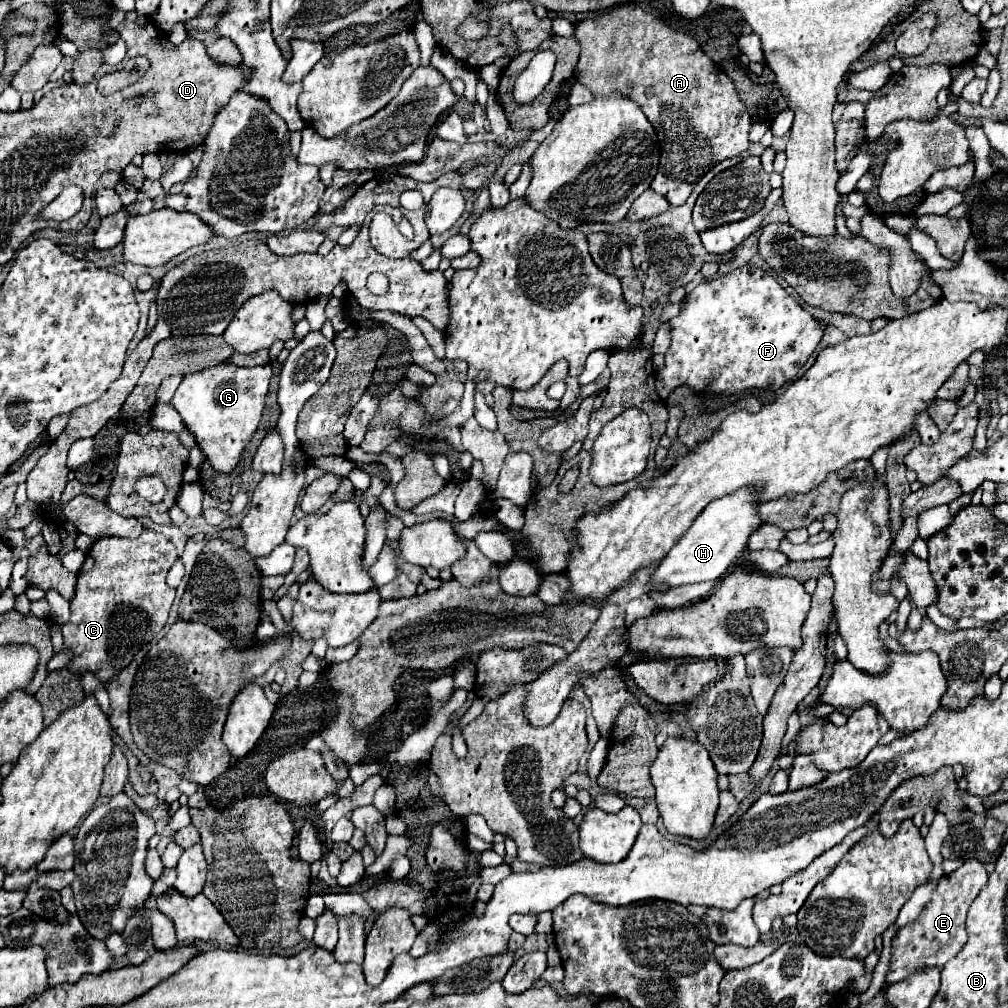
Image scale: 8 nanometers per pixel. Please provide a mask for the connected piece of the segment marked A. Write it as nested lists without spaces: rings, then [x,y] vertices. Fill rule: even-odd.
[[[623,4],[605,12],[597,12],[595,16],[577,24],[575,38],[581,44],[581,60],[575,70],[577,80],[583,86],[587,86],[593,94],[603,96],[617,92],[621,96],[631,98],[641,106],[649,122],[655,126],[661,144],[661,162],[659,172],[651,182],[651,190],[665,196],[671,206],[685,204],[695,184],[717,162],[739,156],[747,150],[749,146],[747,134],[751,128],[749,112],[739,100],[733,80],[703,54],[697,40],[669,28],[665,22],[647,14],[637,4]],[[691,136],[695,140],[685,144],[685,140]]]

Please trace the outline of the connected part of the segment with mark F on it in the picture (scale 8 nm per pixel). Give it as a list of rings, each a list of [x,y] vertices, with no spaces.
[[[739,266],[695,286],[669,326],[671,346],[665,368],[655,378],[663,400],[677,386],[689,386],[697,394],[725,396],[751,388],[777,390],[797,376],[825,332],[825,326],[773,274],[757,266]]]

